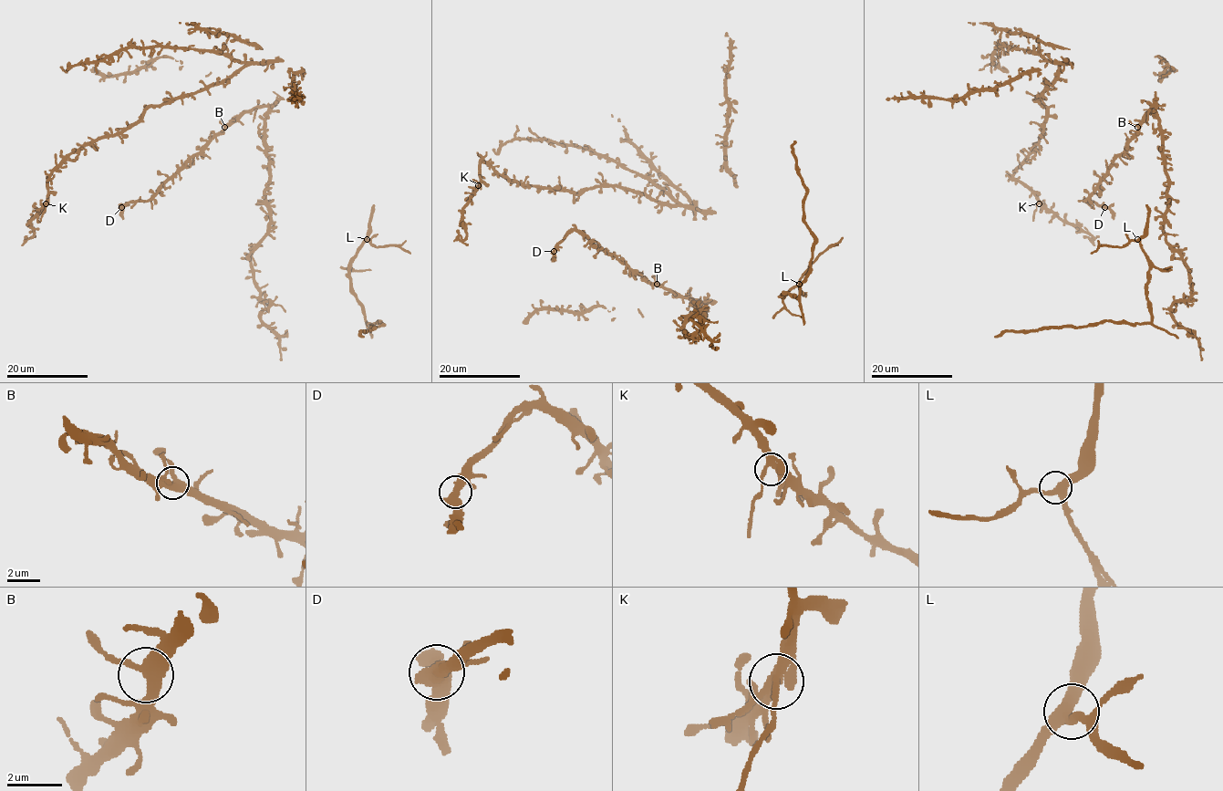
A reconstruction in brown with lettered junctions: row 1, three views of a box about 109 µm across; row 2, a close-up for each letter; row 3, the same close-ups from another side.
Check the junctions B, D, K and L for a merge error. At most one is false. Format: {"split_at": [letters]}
{"split_at": []}

